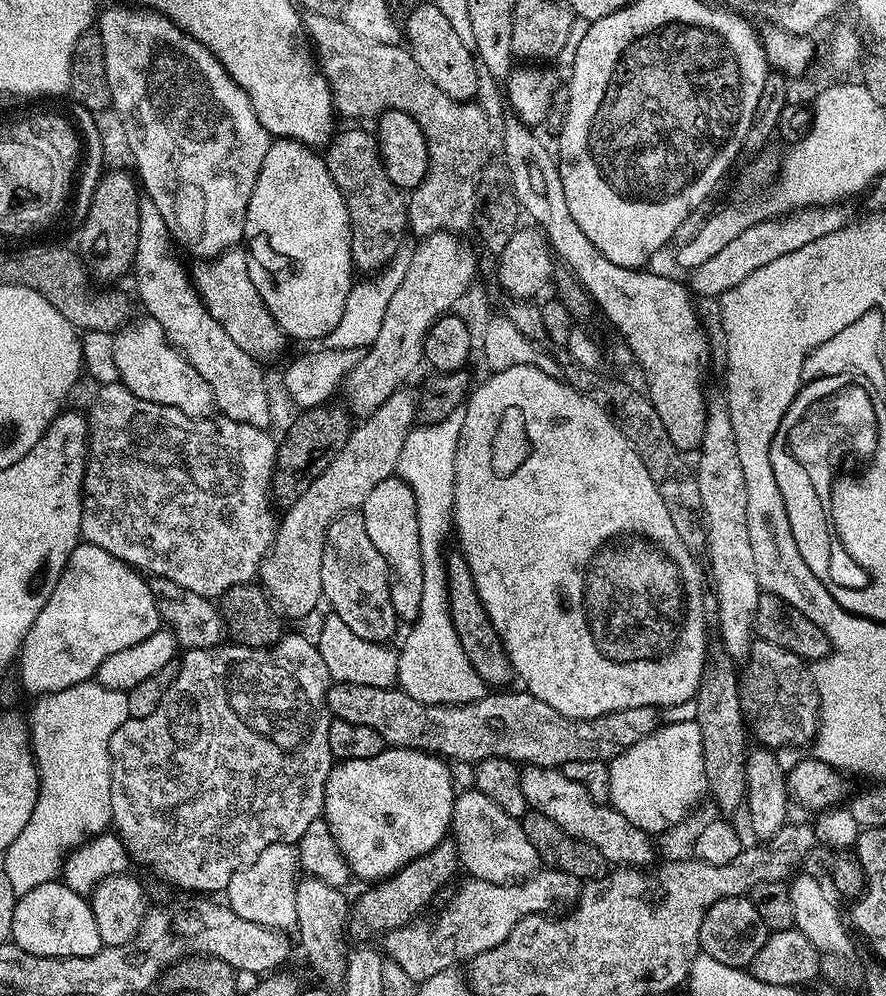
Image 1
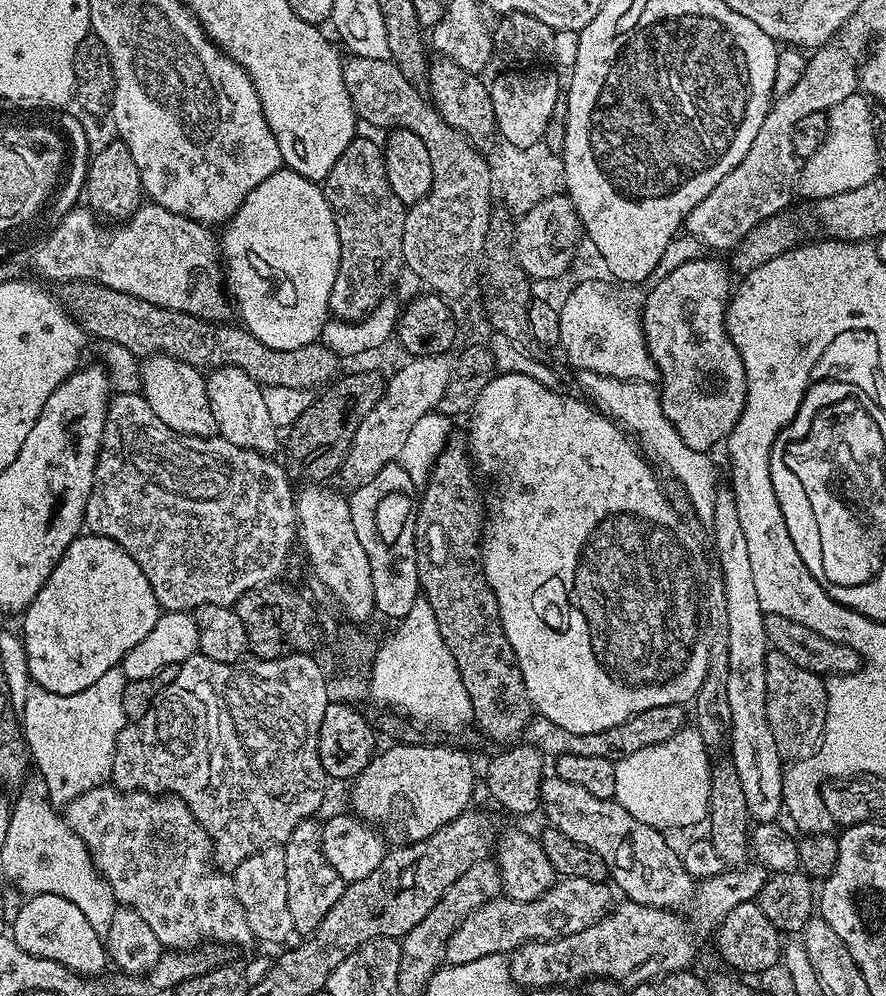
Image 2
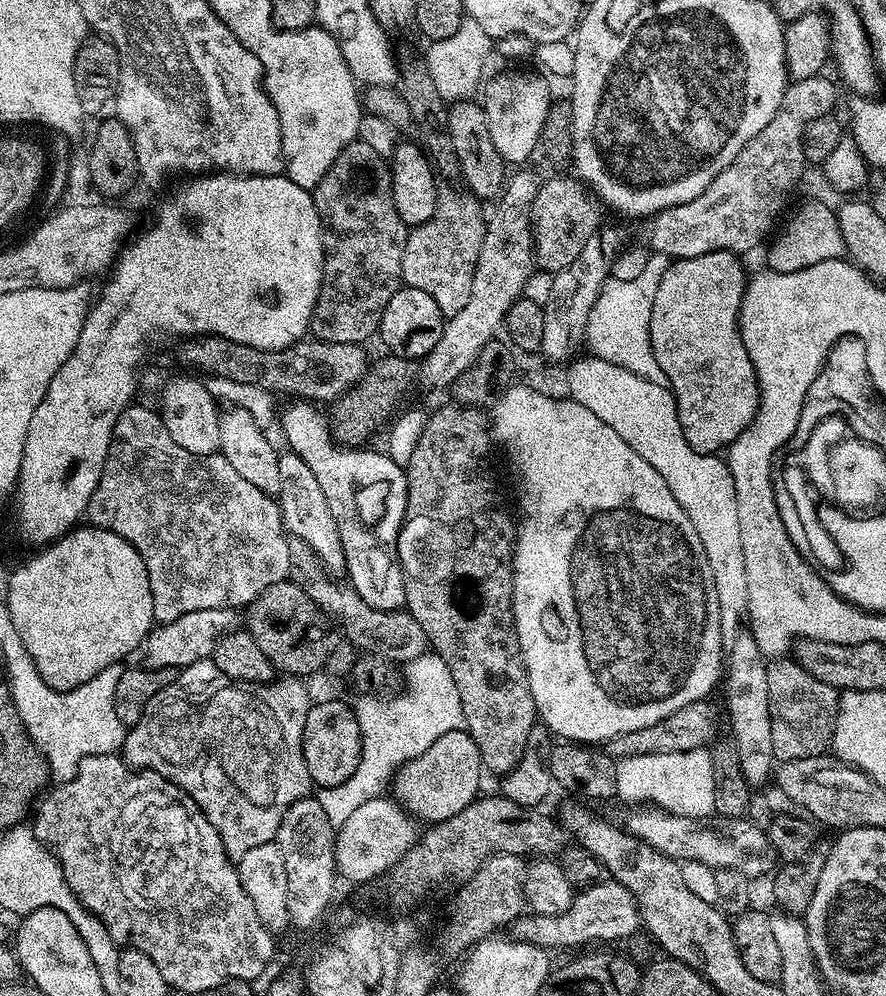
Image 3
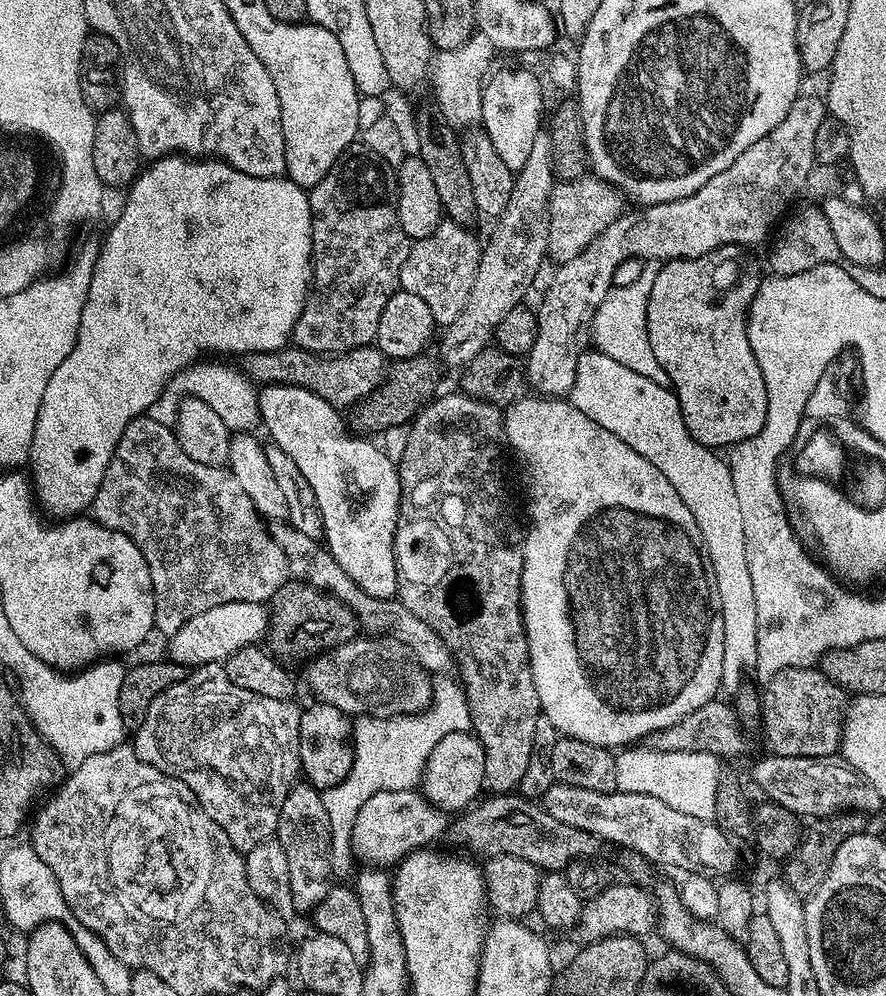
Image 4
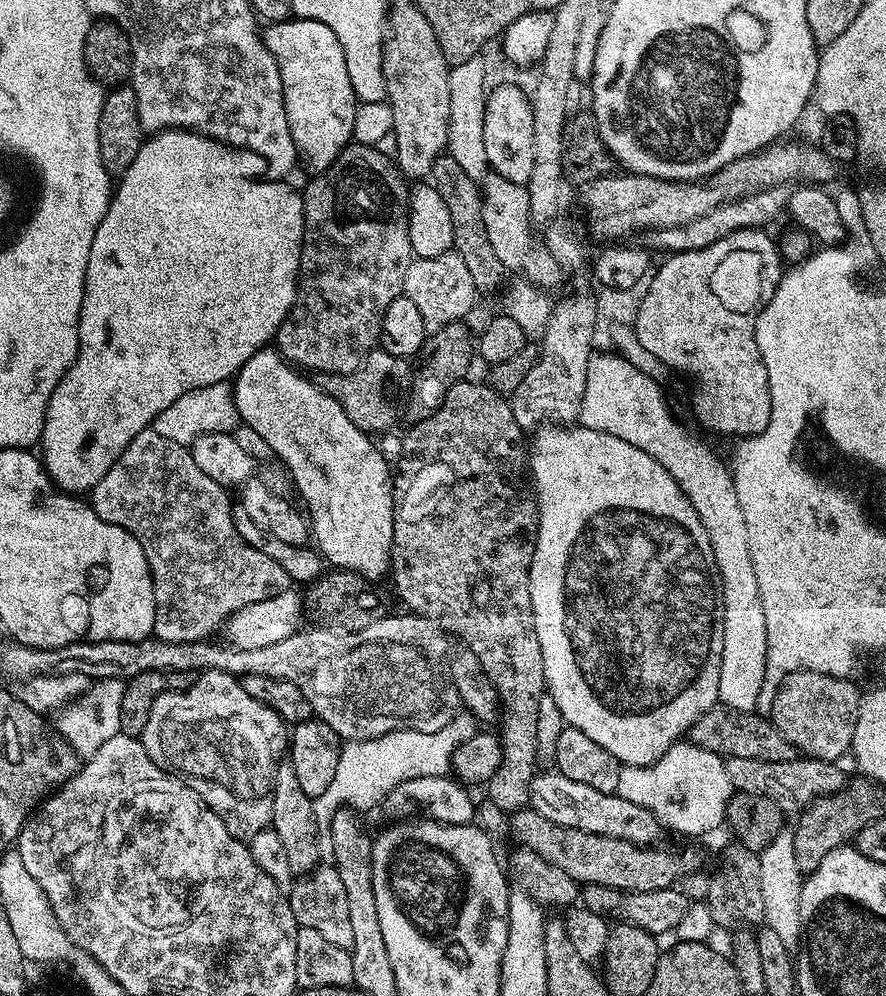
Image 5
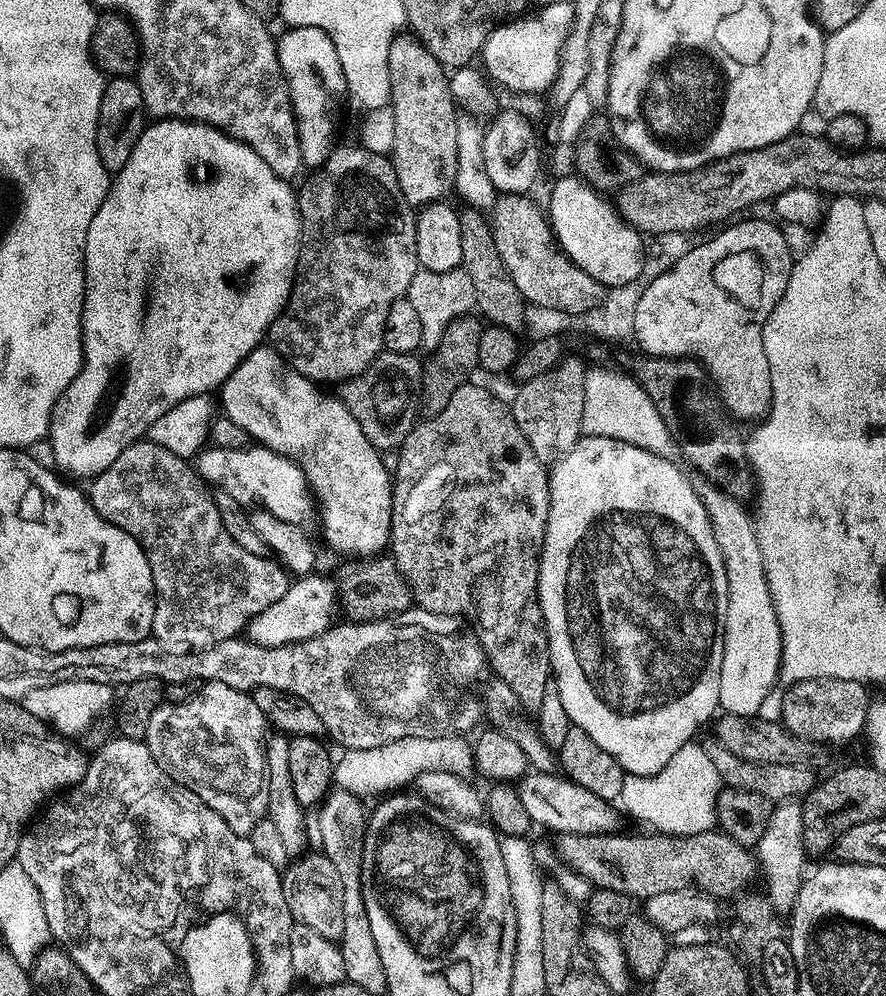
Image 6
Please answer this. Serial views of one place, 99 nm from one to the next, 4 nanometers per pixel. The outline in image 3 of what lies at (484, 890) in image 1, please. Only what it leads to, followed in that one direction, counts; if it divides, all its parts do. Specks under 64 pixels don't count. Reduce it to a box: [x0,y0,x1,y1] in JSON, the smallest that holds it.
[510,878,641,950]

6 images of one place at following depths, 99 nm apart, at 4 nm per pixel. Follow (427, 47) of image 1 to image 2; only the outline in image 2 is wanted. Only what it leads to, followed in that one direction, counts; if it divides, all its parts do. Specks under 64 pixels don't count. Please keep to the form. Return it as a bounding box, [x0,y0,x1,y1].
[426,58,497,154]

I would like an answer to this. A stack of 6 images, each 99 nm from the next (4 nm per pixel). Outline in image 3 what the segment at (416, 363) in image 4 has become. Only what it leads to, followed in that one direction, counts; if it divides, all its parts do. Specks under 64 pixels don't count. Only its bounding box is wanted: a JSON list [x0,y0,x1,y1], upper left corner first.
[327,354,418,449]

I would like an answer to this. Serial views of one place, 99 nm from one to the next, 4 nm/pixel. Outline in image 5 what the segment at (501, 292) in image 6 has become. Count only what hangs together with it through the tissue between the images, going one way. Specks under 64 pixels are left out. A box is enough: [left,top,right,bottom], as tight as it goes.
[430,154,506,293]

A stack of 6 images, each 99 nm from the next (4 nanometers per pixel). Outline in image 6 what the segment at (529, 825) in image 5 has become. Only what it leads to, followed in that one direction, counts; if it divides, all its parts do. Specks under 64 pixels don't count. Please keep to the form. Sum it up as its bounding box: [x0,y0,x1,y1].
[554,830,758,902]

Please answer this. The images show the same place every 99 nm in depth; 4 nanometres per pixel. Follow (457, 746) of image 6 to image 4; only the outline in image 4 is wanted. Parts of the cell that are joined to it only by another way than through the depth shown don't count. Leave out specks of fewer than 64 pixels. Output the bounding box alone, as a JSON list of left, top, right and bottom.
[322,678,472,877]

